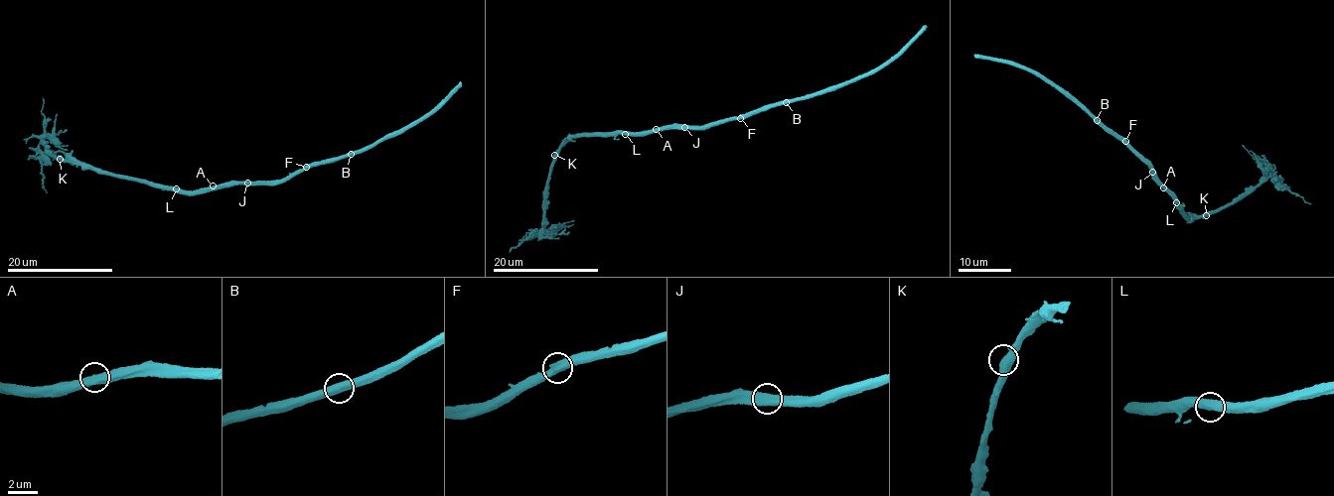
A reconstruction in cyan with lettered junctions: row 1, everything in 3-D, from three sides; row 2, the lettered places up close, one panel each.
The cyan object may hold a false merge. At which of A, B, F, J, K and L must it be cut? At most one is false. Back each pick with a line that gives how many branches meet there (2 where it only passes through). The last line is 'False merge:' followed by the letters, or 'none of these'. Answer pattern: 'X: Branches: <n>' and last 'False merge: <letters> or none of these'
False merge: none of these

